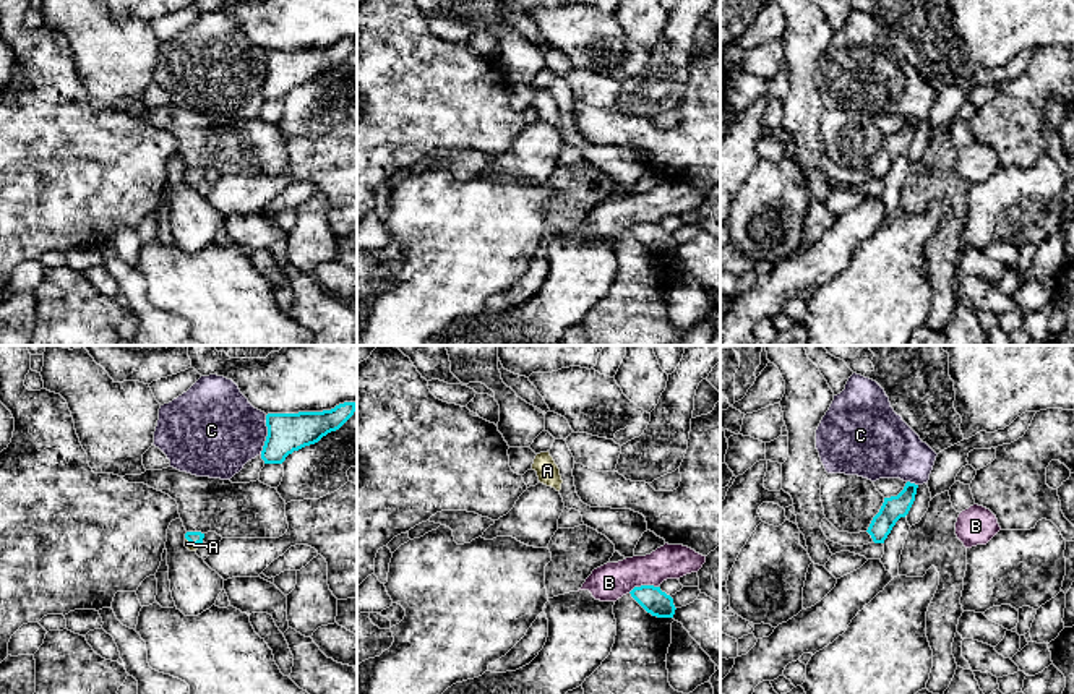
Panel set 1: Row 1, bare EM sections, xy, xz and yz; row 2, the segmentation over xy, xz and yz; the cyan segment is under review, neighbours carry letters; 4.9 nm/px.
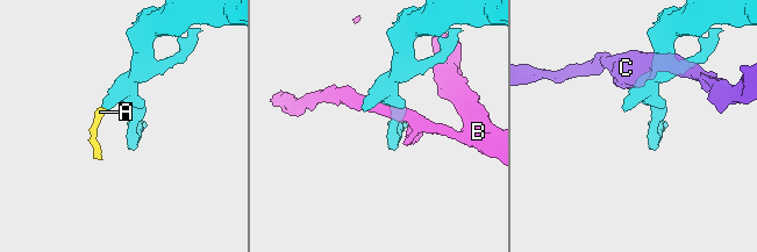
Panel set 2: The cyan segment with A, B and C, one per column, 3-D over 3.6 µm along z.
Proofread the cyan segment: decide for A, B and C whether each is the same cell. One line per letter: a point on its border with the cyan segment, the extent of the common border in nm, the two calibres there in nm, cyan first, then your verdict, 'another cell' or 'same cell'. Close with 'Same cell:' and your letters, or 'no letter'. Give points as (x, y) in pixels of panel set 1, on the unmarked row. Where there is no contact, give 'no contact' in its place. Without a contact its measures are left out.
A: contact xy (192, 180); length 80 nm; calibres 60 and 30 nm; same cell
B: contact xz (643, 222); length 160 nm; calibres 130 and 190 nm; another cell
C: contact xy (268, 72); length 200 nm; calibres 190 and 420 nm; another cell
Same cell: A

